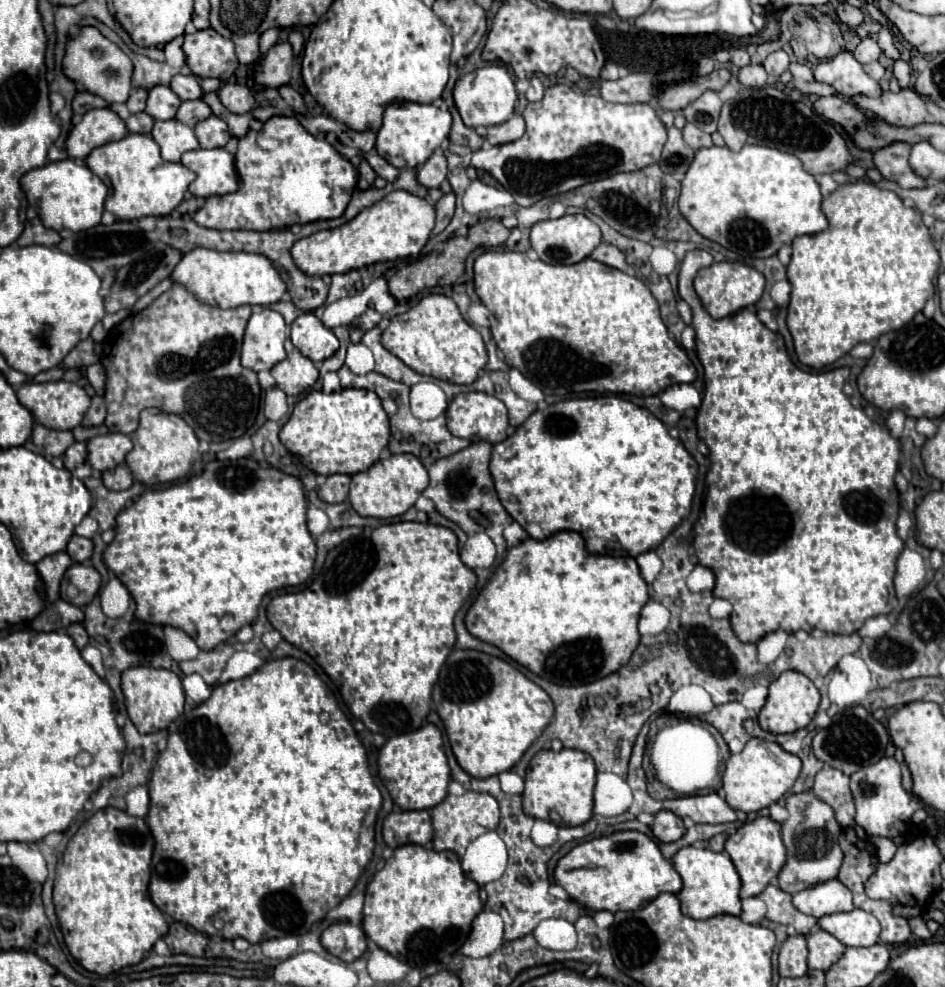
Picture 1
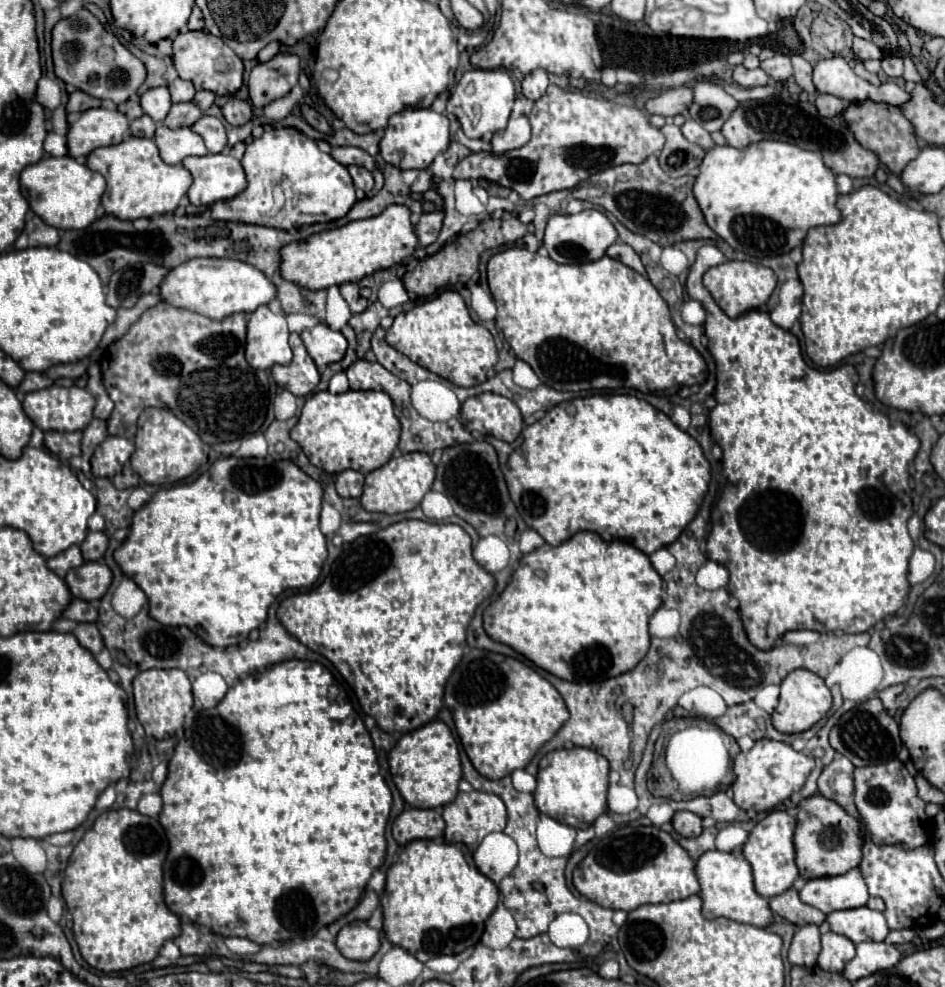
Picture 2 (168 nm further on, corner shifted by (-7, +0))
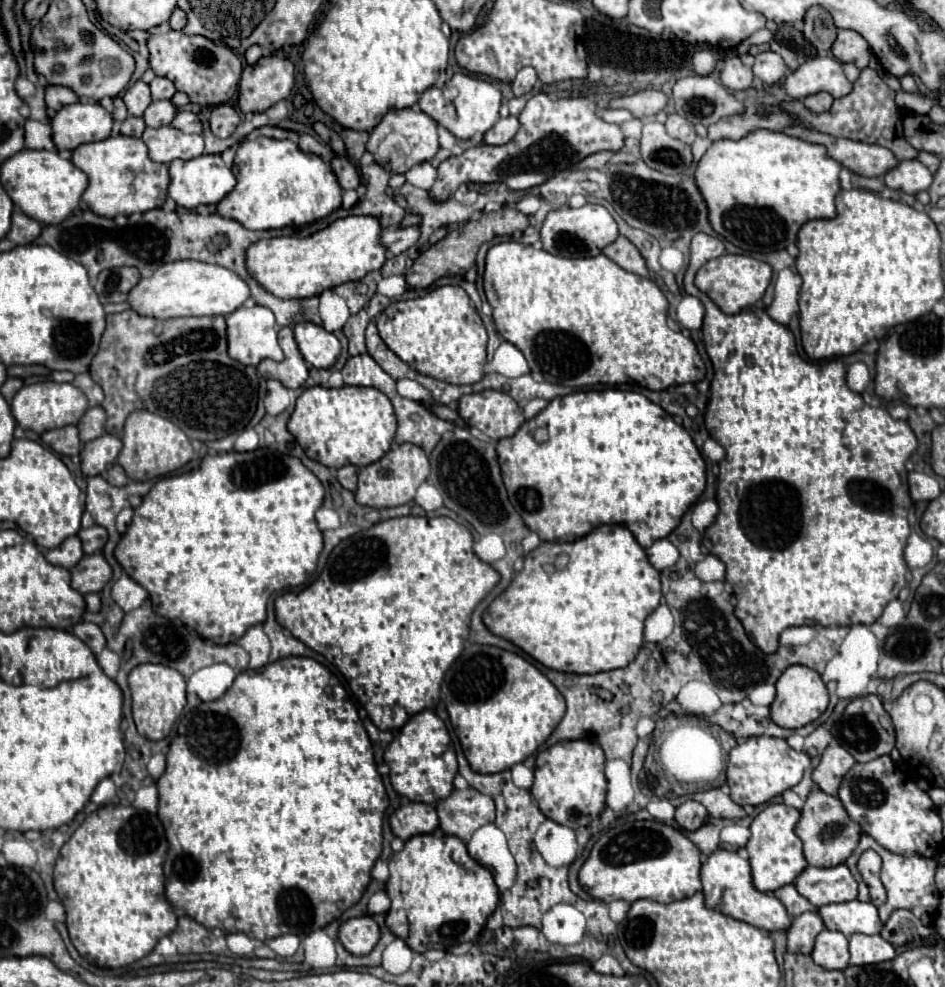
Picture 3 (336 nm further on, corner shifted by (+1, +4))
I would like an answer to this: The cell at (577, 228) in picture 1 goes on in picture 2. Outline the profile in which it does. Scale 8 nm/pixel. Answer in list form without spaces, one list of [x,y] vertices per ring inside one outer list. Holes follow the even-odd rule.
[[[585,209],[577,215],[553,215],[547,221],[543,245],[549,257],[557,263],[589,263],[589,261],[601,259],[607,247],[611,247],[617,239],[619,239],[619,233],[605,213],[597,209]]]

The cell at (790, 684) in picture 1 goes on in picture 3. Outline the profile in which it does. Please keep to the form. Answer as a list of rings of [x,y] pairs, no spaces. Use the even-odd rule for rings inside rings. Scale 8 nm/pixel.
[[[805,665],[787,667],[777,679],[775,687],[777,687],[777,695],[775,695],[775,701],[771,703],[771,719],[783,729],[799,729],[815,721],[827,709],[827,703],[829,703],[827,687],[821,681],[821,675]]]

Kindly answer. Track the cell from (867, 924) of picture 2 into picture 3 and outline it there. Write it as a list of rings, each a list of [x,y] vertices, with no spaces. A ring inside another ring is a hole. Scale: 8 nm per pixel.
[[[847,901],[823,905],[819,907],[819,915],[827,929],[841,931],[845,937],[851,937],[855,933],[877,935],[881,931],[881,921],[873,903]]]

